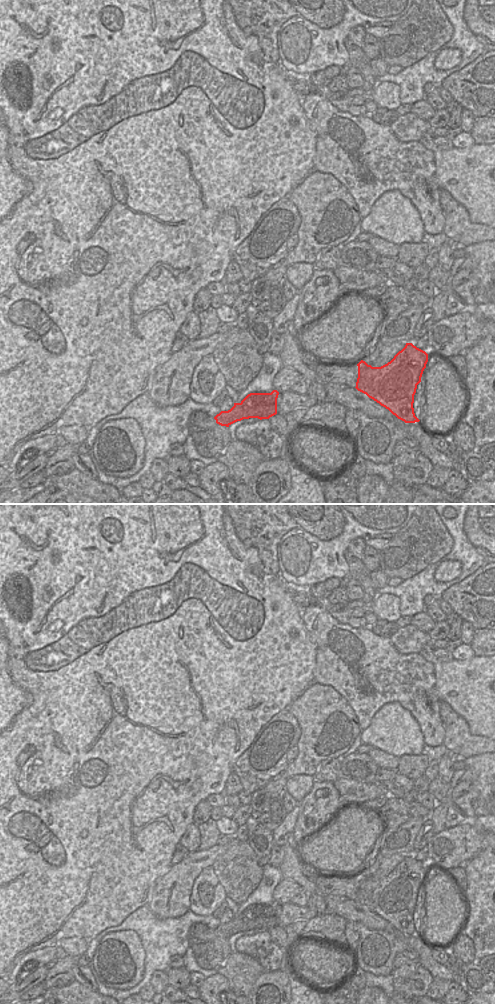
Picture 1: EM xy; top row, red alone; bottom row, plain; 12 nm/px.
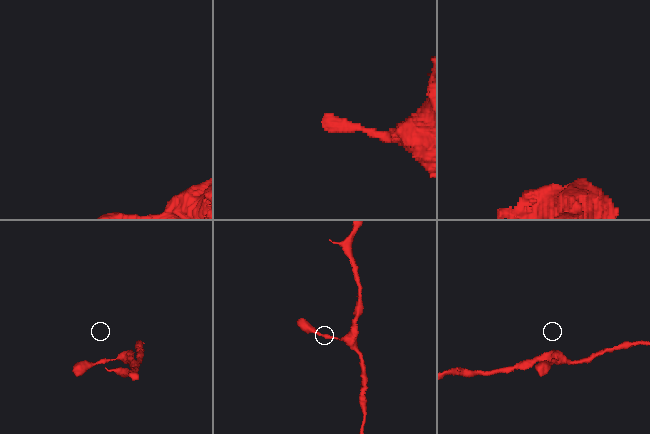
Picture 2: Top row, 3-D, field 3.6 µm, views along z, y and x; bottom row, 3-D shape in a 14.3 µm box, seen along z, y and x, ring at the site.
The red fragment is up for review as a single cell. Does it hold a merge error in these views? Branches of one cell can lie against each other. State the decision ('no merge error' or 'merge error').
no merge error

